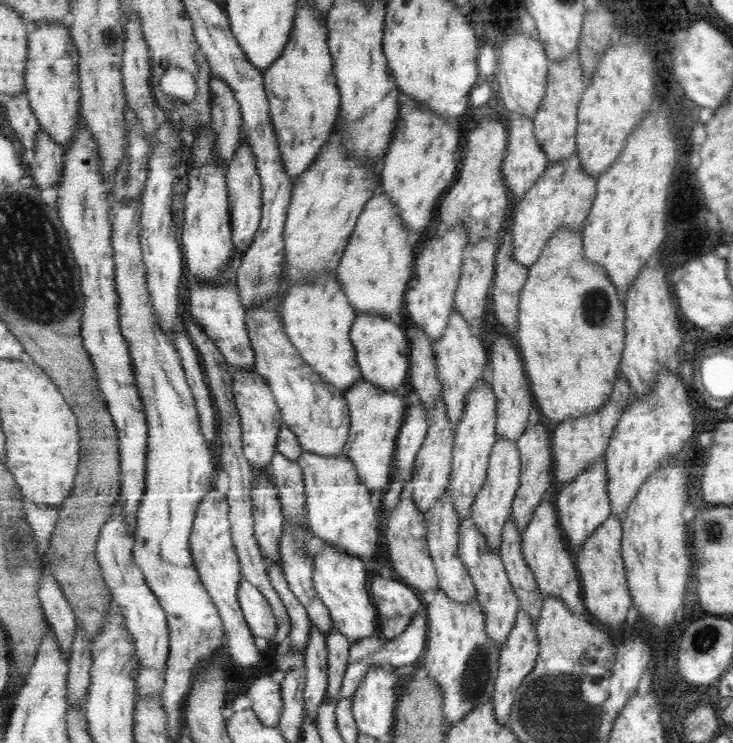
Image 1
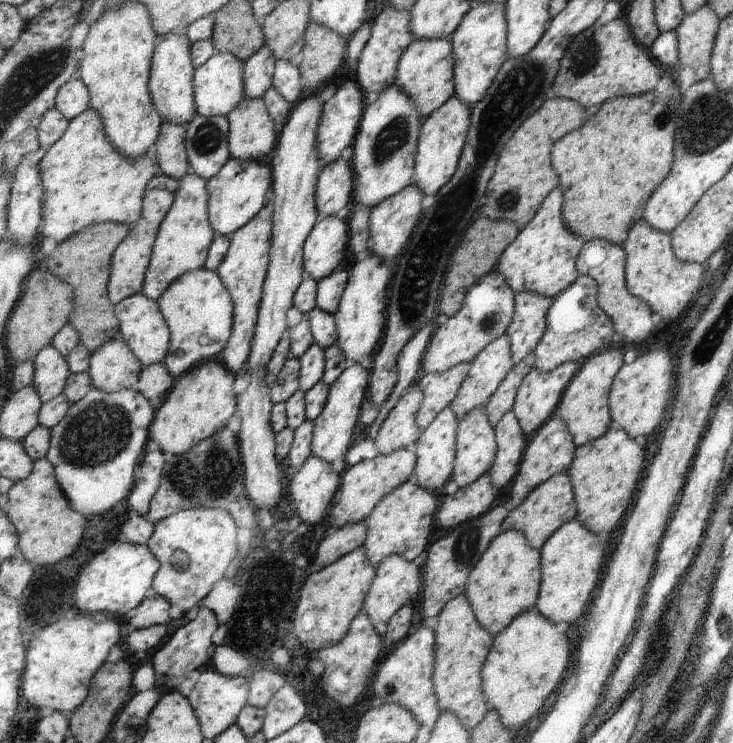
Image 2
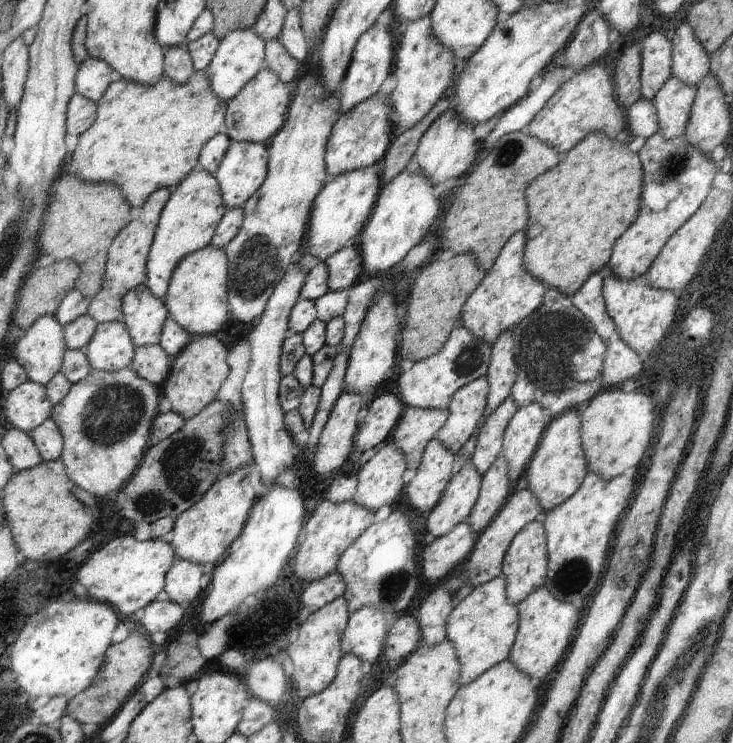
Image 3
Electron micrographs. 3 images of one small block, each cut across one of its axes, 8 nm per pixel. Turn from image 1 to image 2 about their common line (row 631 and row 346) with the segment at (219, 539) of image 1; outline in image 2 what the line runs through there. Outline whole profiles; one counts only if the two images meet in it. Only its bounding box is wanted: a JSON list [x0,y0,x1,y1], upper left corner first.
[216,216,274,376]

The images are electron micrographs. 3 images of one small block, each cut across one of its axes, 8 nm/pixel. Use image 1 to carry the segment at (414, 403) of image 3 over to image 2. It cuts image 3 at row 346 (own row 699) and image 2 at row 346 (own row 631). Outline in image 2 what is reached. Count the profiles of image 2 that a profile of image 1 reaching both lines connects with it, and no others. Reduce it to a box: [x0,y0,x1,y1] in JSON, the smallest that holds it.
[422,270,516,374]

